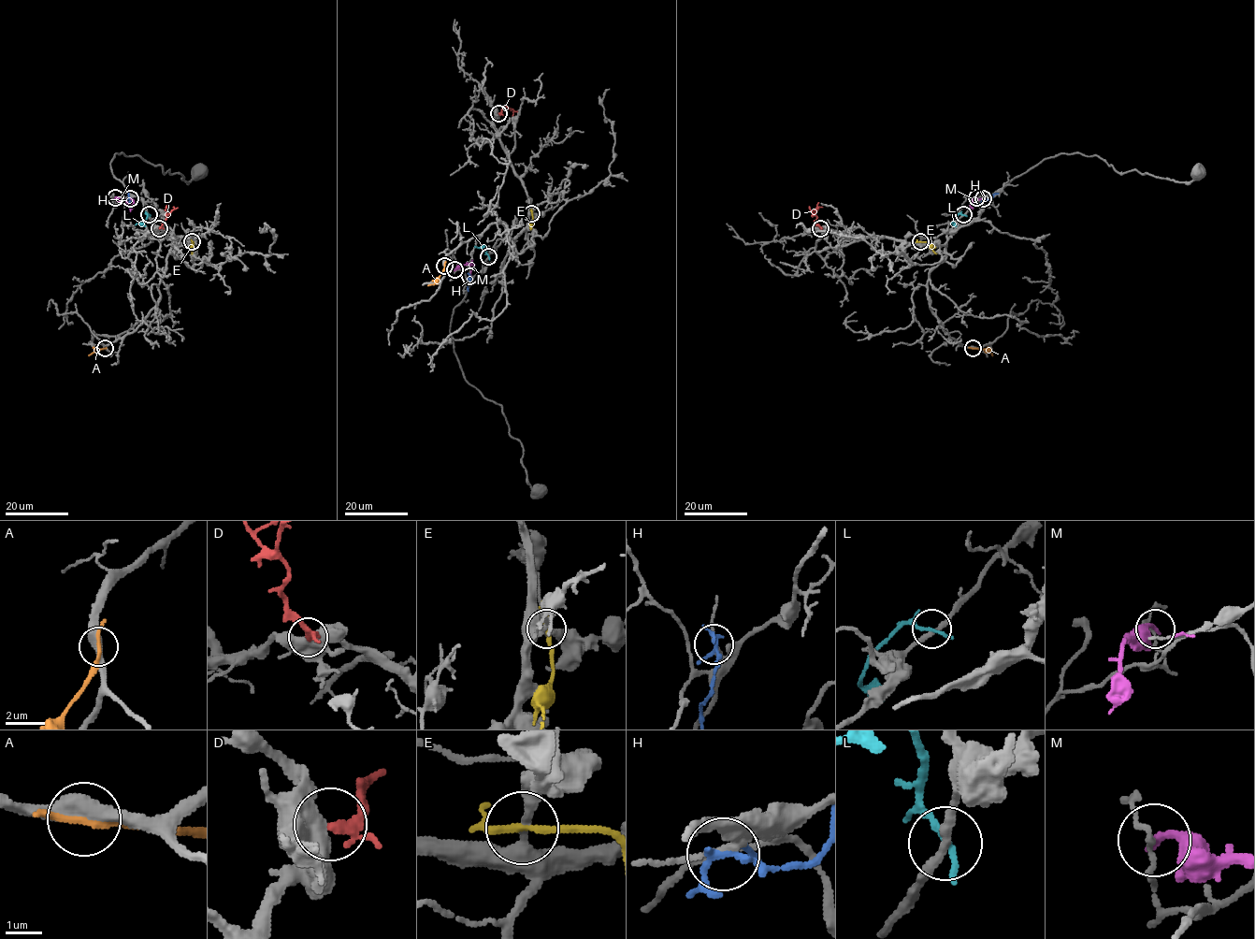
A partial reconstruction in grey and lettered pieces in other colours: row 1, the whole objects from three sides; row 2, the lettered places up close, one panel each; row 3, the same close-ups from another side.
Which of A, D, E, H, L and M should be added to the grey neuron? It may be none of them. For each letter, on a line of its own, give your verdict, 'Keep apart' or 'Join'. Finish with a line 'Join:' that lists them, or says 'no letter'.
A: Keep apart
D: Join
E: Keep apart
H: Keep apart
L: Keep apart
M: Keep apart
Join: D

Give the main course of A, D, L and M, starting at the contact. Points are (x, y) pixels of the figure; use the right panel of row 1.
A: (973, 348), (988, 349), (992, 355)
D: (820, 227), (812, 212), (818, 202)
L: (963, 214), (959, 213), (952, 222), (954, 224)
M: (976, 197), (971, 205), (974, 200), (983, 198)

